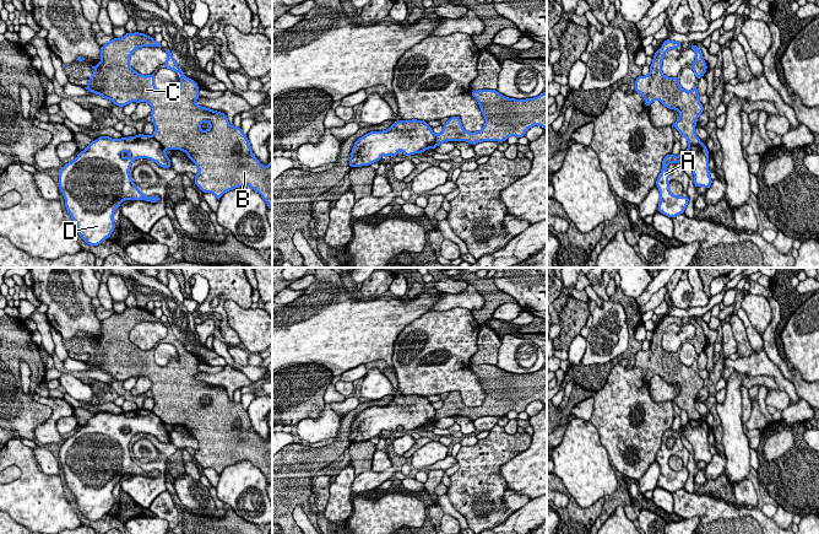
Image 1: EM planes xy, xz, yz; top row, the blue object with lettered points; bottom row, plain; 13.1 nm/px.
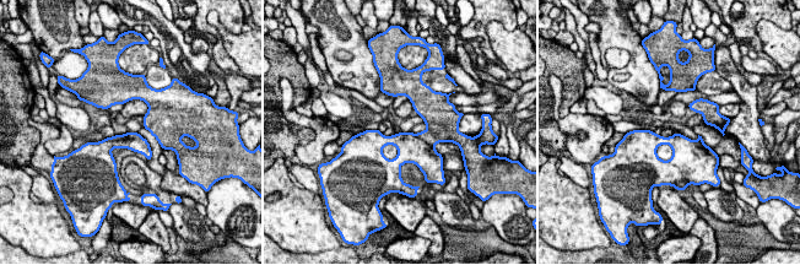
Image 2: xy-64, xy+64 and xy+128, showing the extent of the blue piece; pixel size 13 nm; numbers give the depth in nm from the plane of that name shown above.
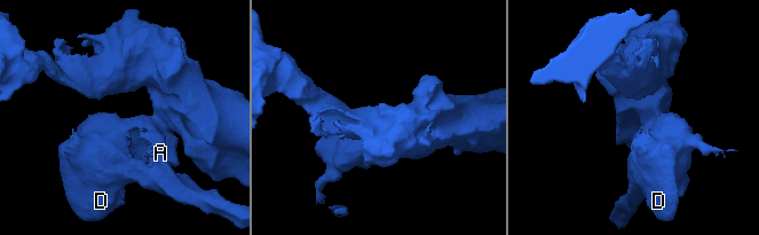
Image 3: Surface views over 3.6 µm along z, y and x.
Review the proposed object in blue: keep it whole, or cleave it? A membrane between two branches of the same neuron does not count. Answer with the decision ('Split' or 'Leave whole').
Split

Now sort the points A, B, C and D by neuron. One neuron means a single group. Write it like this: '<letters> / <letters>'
A D / B C

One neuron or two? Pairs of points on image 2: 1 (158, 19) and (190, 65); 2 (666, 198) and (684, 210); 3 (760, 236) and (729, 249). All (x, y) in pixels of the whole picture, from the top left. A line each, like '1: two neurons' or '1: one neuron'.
1: one neuron
2: one neuron
3: one neuron

